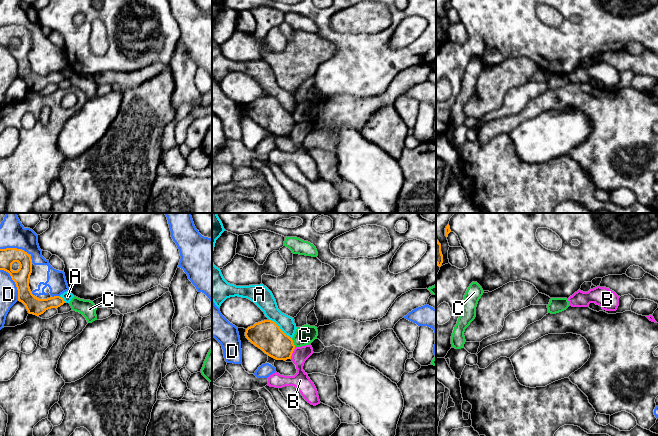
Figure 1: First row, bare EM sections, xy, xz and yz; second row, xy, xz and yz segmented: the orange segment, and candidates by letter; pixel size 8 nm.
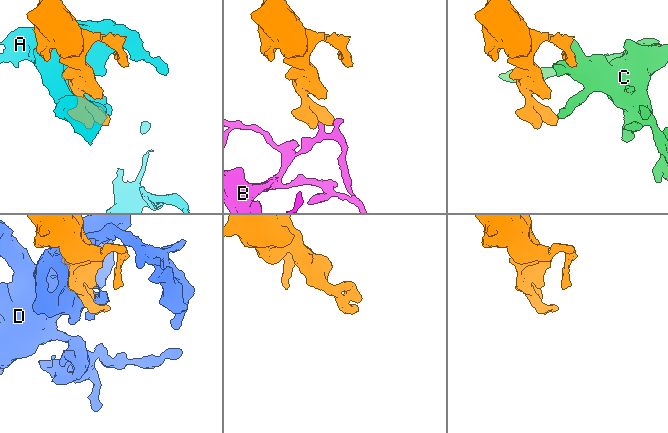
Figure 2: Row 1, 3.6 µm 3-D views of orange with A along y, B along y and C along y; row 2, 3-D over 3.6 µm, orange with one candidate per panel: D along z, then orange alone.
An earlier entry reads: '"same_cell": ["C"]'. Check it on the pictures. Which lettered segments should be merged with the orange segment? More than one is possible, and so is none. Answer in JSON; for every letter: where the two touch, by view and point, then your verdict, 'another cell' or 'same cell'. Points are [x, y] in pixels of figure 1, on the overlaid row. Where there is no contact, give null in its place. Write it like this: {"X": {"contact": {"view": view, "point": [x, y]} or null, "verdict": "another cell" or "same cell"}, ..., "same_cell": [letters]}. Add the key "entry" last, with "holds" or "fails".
{"A": {"contact": {"view": "xz", "point": [279, 327]}, "verdict": "another cell"}, "B": {"contact": {"view": "xz", "point": [292, 352]}, "verdict": "another cell"}, "C": {"contact": {"view": "xz", "point": [292, 342]}, "verdict": "another cell"}, "D": {"contact": {"view": "xy", "point": [15, 283]}, "verdict": "another cell"}, "same_cell": [], "entry": "fails"}

